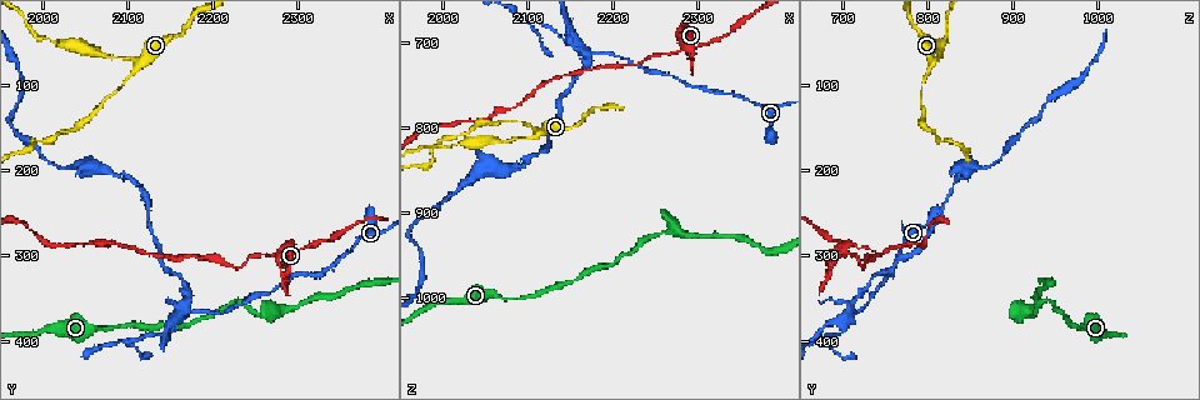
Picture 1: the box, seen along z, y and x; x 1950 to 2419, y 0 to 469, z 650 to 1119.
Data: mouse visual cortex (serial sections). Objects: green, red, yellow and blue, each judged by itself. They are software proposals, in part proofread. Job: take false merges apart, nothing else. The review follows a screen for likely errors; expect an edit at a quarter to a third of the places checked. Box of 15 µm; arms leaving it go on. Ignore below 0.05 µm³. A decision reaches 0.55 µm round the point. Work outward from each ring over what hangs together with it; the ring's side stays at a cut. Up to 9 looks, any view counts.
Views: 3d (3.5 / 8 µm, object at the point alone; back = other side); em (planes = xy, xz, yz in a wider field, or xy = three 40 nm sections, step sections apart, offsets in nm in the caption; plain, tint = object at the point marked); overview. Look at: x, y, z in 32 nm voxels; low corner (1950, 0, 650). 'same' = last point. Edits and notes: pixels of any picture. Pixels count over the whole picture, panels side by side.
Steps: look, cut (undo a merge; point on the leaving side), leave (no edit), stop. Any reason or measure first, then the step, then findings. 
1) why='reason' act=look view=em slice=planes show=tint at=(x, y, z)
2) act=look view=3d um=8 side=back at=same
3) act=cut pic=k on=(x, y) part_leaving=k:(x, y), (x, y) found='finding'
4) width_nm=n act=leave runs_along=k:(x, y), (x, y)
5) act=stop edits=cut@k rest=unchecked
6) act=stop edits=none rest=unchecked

why='sudden change in width' act=look view=3d um=8 at=(2270, 365, 920)

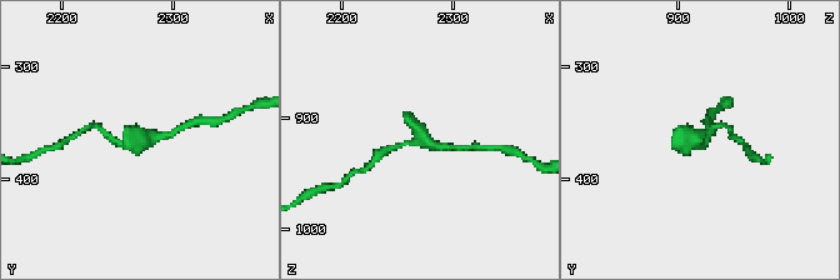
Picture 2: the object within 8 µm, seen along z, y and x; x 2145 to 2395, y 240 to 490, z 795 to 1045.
why='shape alone is not enough' act=look view=em slice=planes show=tint at=(2272, 366, 922)

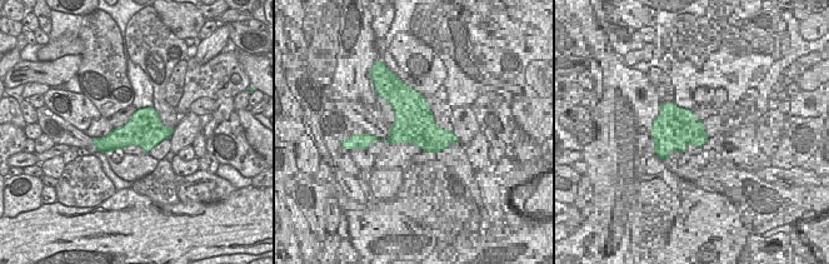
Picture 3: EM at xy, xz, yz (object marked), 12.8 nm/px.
act=leave runs_along=2:(110, 135), (130, 145), (175, 131) found='continuous, no second cell'

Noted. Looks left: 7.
why='sharp bend' act=look view=3d um=8 at=(2165, 365, 710)

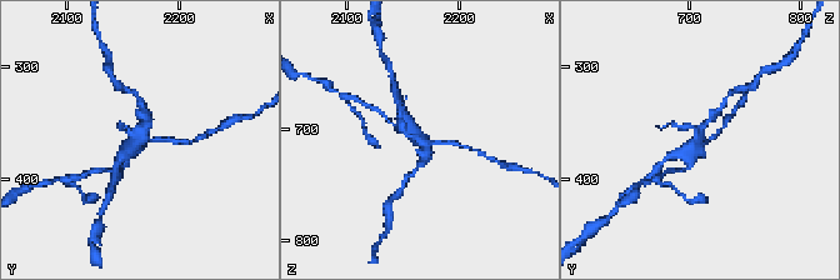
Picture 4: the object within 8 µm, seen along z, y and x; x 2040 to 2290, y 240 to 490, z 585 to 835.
act=look view=3d um=3.5 at=(2170, 366, 712)

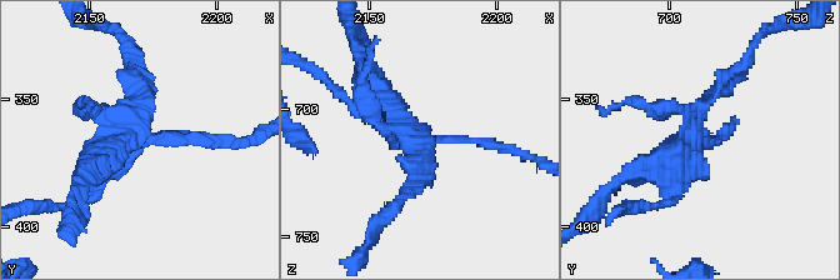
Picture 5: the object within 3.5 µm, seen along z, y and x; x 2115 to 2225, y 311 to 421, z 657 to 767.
act=look view=em slice=xy step=1 show=tint at=(2168, 364, 709)

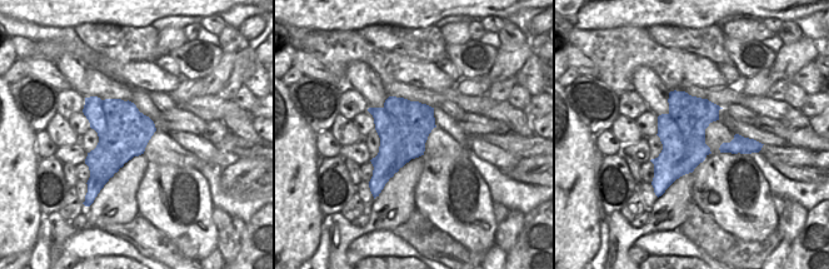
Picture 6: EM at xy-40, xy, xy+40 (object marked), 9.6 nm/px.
act=cut pic=5 on=(111, 169) border=6:(669, 113), (683, 137), (682, 157) found='a second cell is stuck on'

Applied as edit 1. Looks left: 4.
why='three arms meet' act=look view=3d um=3.5 at=(2110, 80, 800)

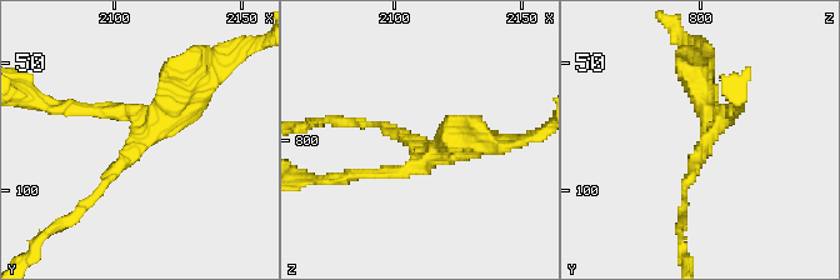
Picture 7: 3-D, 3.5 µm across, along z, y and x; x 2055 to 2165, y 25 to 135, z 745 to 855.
arms=3 arm_widths_nm=150,150,400 why='now the EM' act=look view=em slice=xy step=3 show=tint at=(2111, 81, 804)

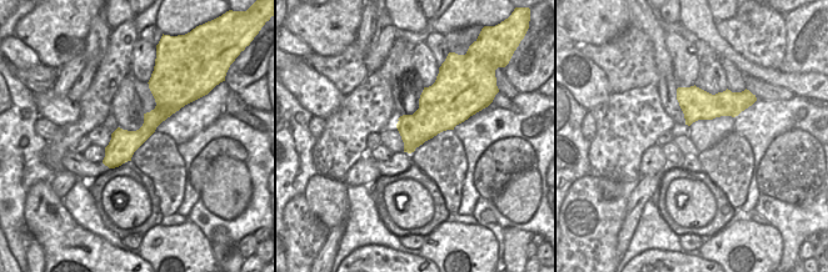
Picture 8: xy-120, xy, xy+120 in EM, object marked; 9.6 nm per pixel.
act=leave runs_along=7:(193, 75), (165, 118), (89, 201) found='all the same cell'

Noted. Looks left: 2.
act=stop edits=cut@5 rest=unchecked

